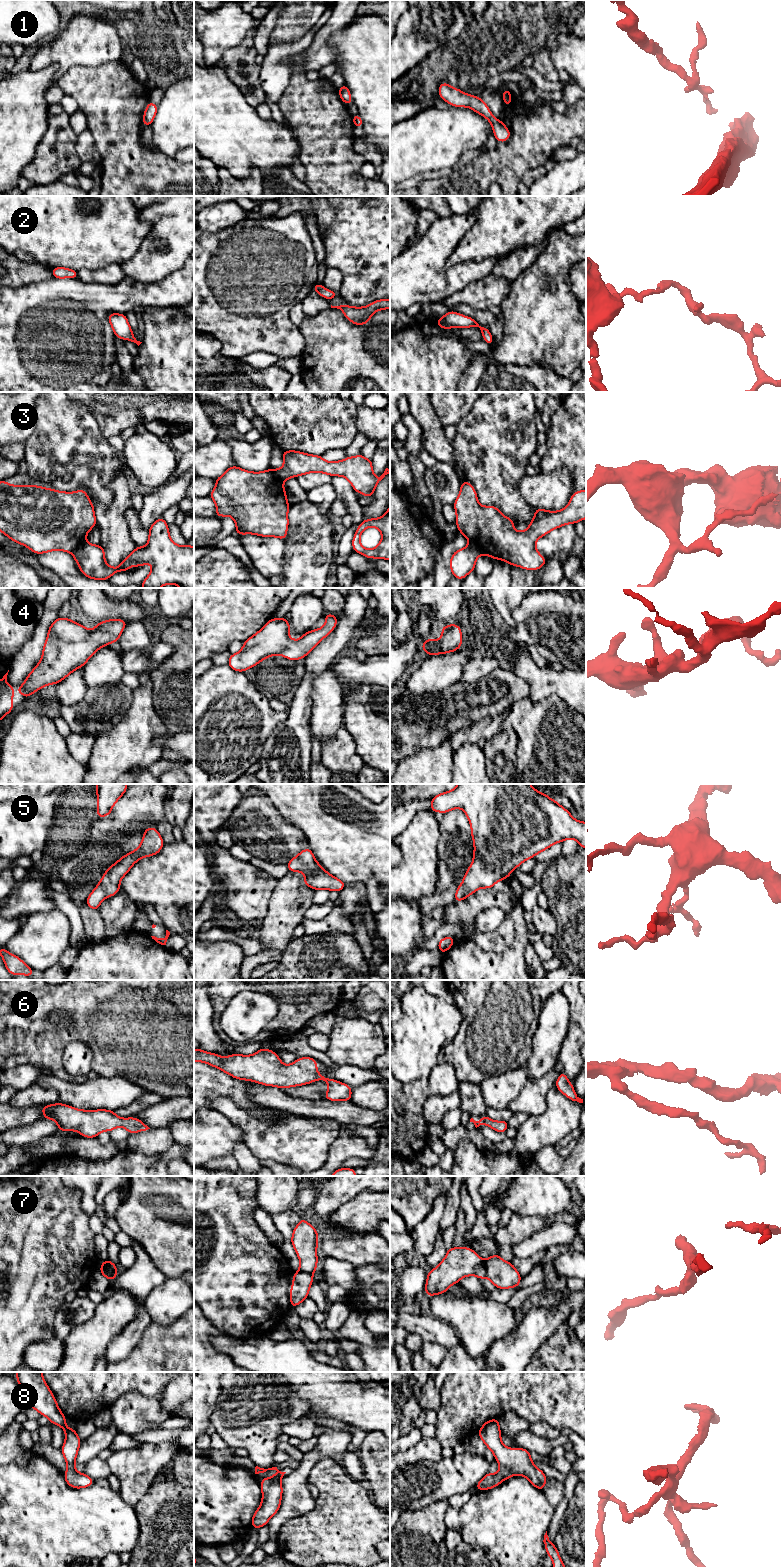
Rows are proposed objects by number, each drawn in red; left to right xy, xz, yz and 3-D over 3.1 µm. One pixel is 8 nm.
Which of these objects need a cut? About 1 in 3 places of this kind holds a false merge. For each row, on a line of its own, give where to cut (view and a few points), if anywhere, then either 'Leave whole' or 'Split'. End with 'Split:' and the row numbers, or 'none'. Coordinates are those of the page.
1: No split. Leave whole
2: No split. Leave whole
3: Split along xz (271, 469), (283, 481). Split
4: No split. Leave whole
5: No split. Leave whole
6: No split. Leave whole
7: Split along xy (108, 1260), (108, 1269), (116, 1274). Split
8: No split. Leave whole
Split: 3, 7

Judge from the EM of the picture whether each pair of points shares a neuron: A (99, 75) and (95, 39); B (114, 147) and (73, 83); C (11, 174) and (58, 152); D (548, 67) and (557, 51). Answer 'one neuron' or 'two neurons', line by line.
A: two neurons
B: one neuron
C: two neurons
D: two neurons

